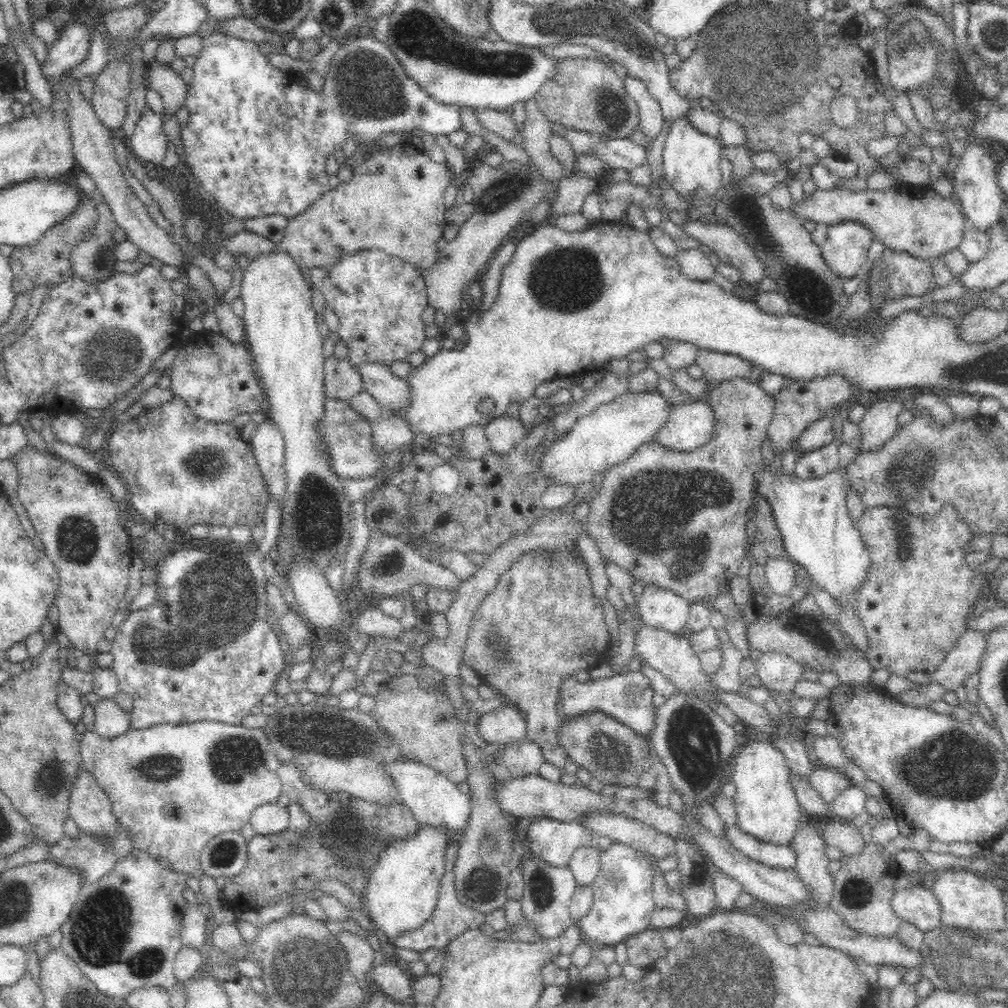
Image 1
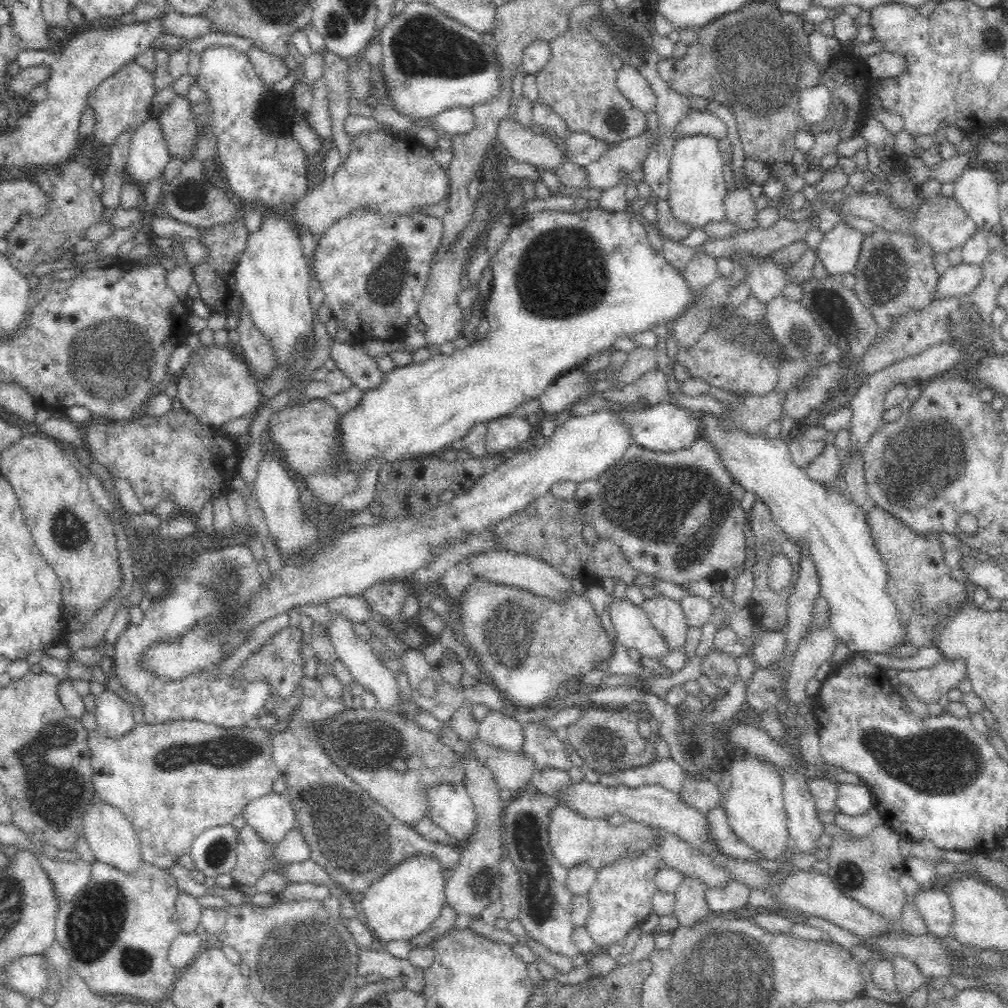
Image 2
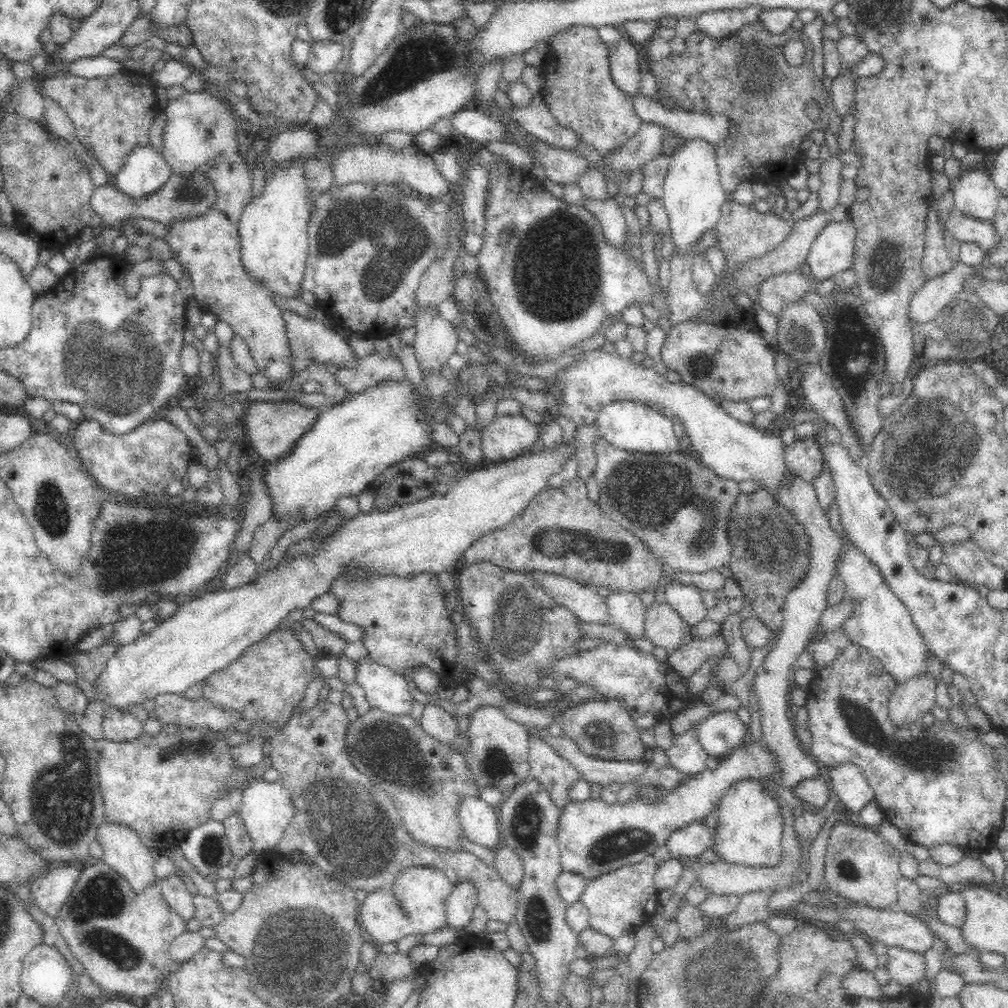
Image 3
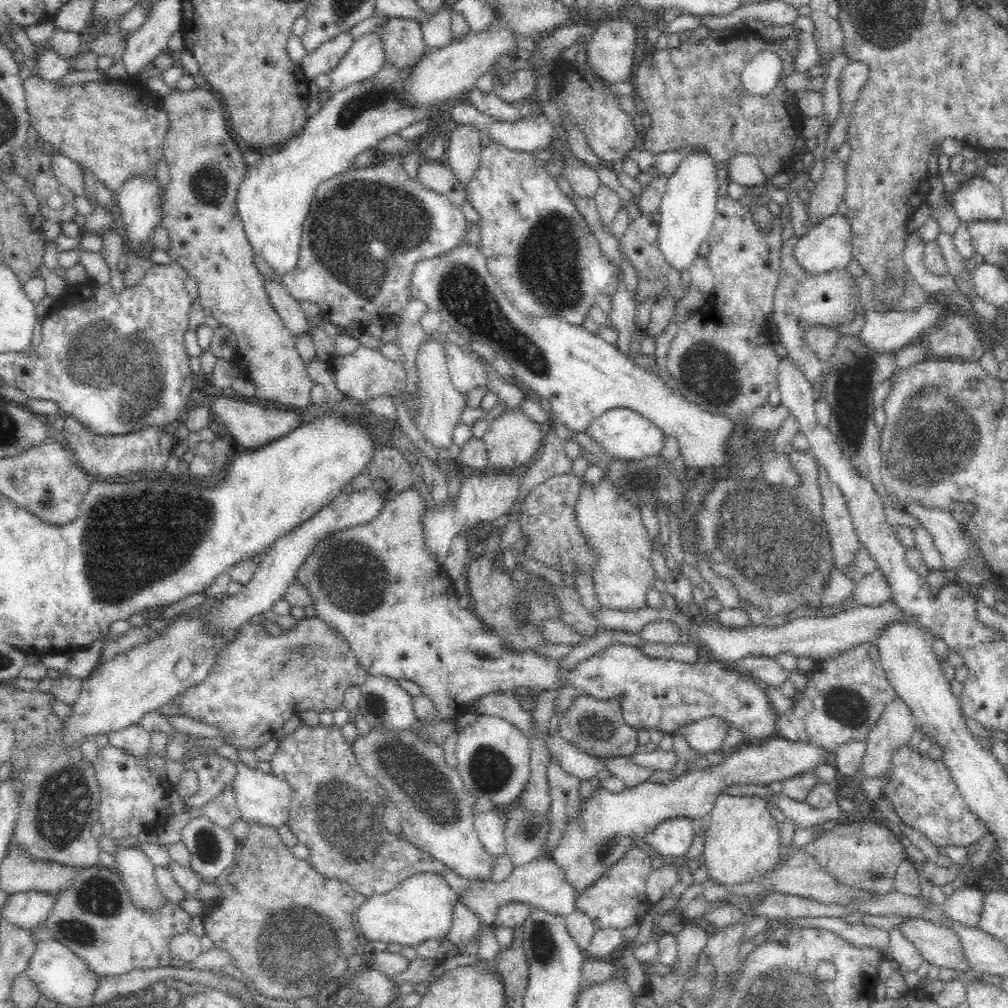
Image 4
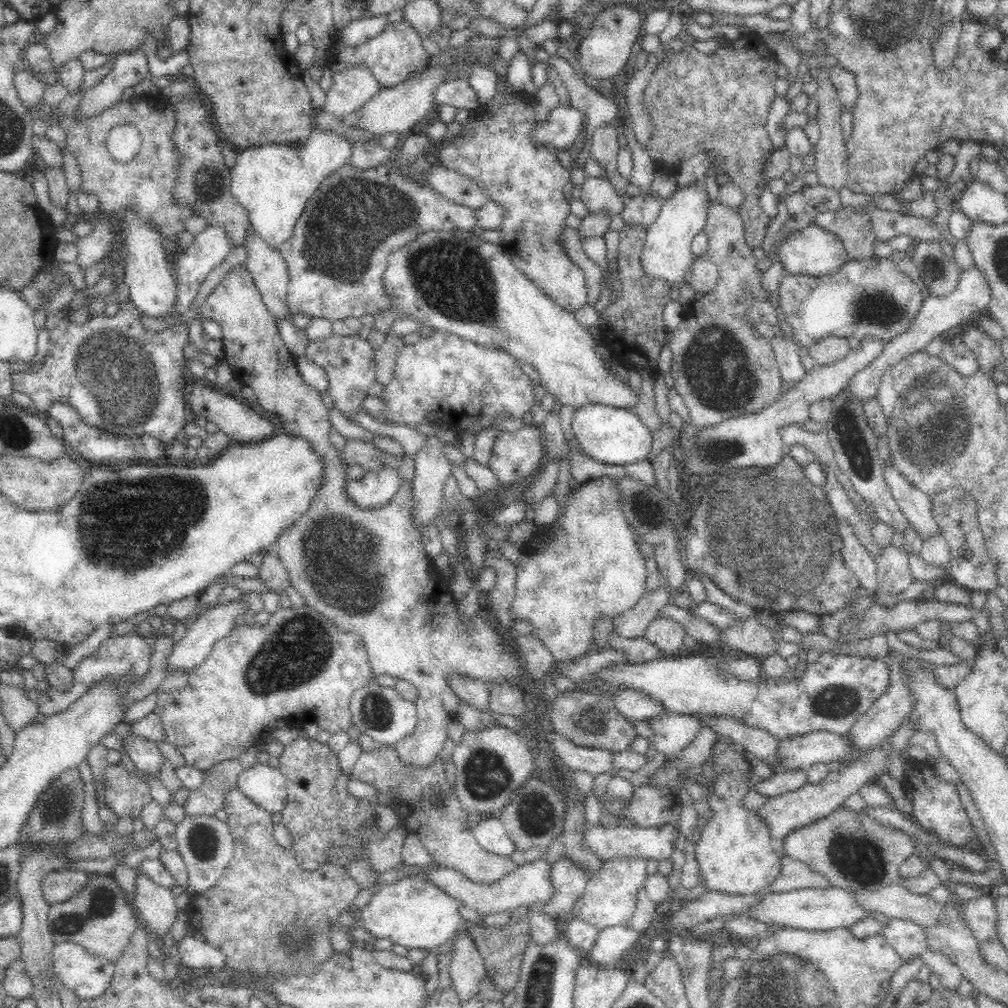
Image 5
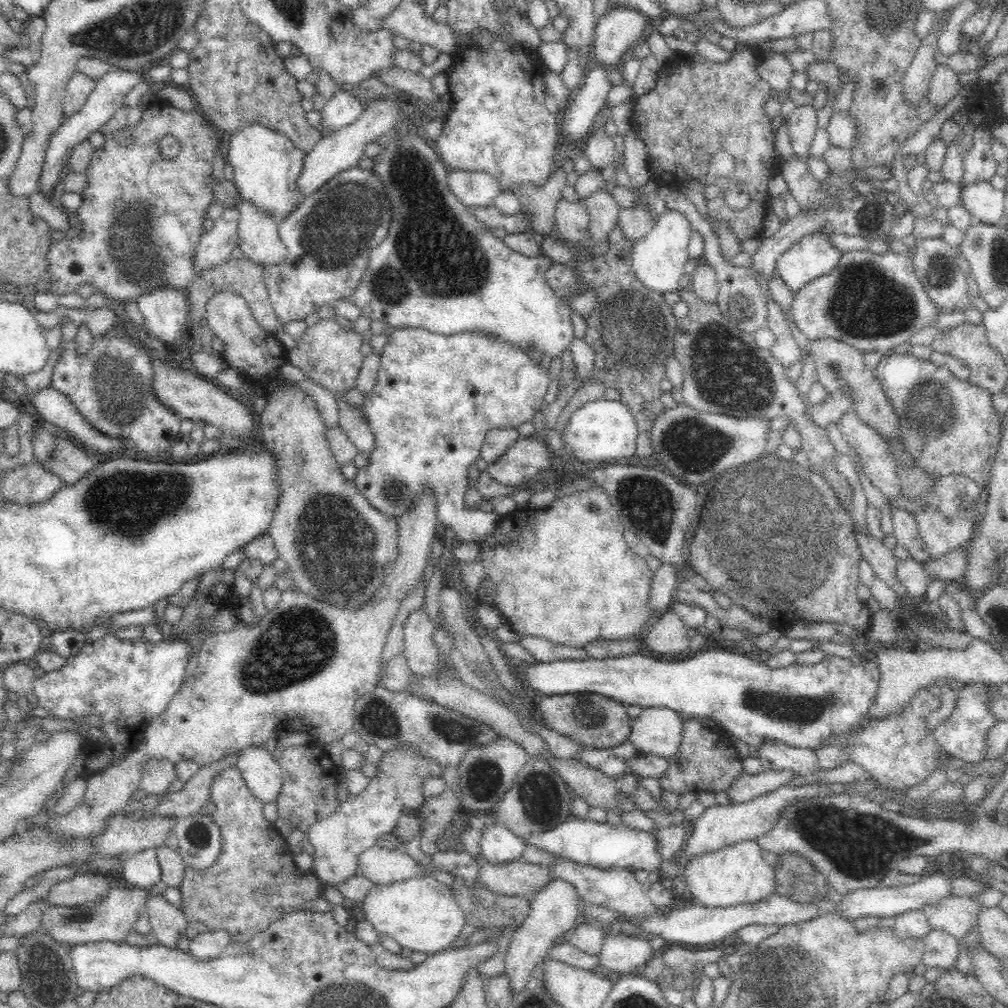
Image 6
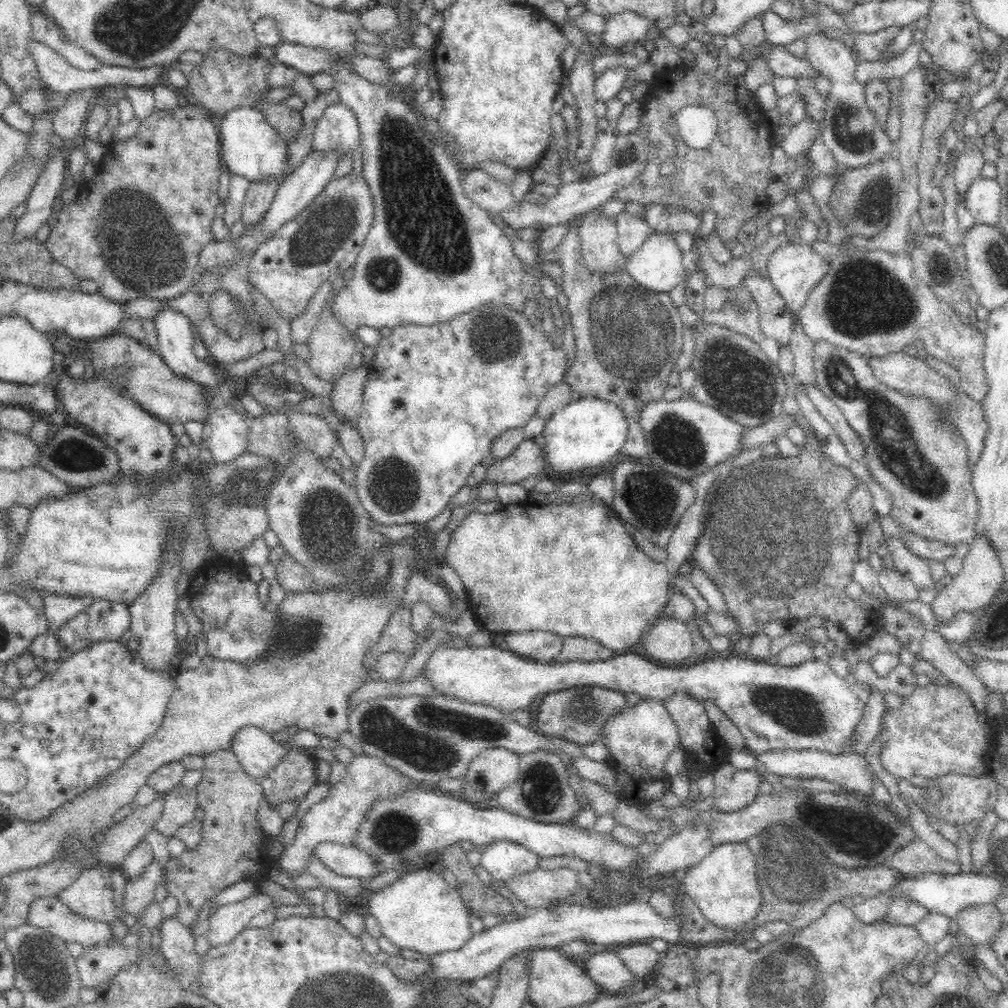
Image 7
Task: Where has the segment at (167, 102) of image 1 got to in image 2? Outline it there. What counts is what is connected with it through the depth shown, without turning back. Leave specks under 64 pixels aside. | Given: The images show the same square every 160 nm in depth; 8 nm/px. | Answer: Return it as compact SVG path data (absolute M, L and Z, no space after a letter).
M174 96L160 111L159 127L168 154L178 160L190 160L196 152L200 138L205 135L203 116L192 112L187 96Z

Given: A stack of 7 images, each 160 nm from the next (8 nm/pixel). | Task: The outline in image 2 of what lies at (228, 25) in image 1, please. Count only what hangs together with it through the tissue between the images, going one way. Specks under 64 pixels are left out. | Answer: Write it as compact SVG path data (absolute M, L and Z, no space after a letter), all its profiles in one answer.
M169 10L161 15L161 34L180 40L193 41L212 32L209 24L199 15L182 15Z

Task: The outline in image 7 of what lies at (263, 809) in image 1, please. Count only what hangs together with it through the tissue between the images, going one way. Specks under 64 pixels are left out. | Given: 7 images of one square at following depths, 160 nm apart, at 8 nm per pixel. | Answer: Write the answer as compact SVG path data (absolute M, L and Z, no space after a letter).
M243 726L236 731L230 748L239 758L244 770L260 780L269 770L282 762L295 746L282 745L280 736L268 733L260 727Z

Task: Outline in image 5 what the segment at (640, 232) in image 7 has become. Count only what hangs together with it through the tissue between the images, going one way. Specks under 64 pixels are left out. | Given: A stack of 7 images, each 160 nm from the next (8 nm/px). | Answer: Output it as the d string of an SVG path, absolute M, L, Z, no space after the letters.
M657 194L628 198L621 210L623 224L648 230L660 214L662 200Z

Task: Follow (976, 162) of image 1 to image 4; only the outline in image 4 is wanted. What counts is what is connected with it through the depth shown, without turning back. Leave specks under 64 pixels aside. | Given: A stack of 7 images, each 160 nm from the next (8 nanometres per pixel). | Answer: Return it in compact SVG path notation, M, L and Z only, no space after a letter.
M978 173L964 179L952 202L957 217L963 223L1000 221L1004 216L999 190Z

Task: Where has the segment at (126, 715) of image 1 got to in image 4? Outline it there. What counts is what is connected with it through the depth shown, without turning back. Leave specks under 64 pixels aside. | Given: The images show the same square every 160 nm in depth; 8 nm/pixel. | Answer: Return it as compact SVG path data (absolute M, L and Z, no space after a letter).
M140 723L108 734L108 740L114 748L120 748L134 758L144 758L150 754L150 733L145 731Z

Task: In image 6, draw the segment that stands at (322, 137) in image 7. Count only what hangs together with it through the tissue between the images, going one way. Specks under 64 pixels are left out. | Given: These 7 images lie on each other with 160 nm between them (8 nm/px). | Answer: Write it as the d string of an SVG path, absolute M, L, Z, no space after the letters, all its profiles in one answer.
M339 90L321 109L320 124L322 124L323 136L327 137L328 134L335 133L344 126L350 126L358 120L362 111L361 104L353 96Z

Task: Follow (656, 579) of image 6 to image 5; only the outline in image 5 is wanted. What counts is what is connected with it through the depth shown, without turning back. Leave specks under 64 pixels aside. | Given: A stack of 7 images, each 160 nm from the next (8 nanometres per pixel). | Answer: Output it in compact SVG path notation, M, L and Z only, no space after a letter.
M663 580L656 590L646 591L634 608L618 618L614 618L614 630L616 633L628 638L642 637L650 622L658 618L658 612L662 606L672 601L672 596L664 588Z

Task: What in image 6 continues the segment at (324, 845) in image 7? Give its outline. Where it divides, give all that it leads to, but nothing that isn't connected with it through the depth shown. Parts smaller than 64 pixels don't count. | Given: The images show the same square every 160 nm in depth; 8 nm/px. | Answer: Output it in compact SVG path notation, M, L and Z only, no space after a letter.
M376 844L362 851L357 860L356 874L374 885L393 884L428 872L422 866L418 867L404 847L389 851Z

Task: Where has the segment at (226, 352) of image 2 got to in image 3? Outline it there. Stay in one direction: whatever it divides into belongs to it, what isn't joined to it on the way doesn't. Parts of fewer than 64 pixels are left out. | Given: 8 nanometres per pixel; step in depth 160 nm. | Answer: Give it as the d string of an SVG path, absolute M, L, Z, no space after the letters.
M282 309L283 319L285 320L288 339L292 347L292 357L294 357L295 374L311 362L322 364L334 364L338 368L351 367L358 358L350 350L346 339L338 335L337 327L325 319L322 315L305 318L292 310Z

